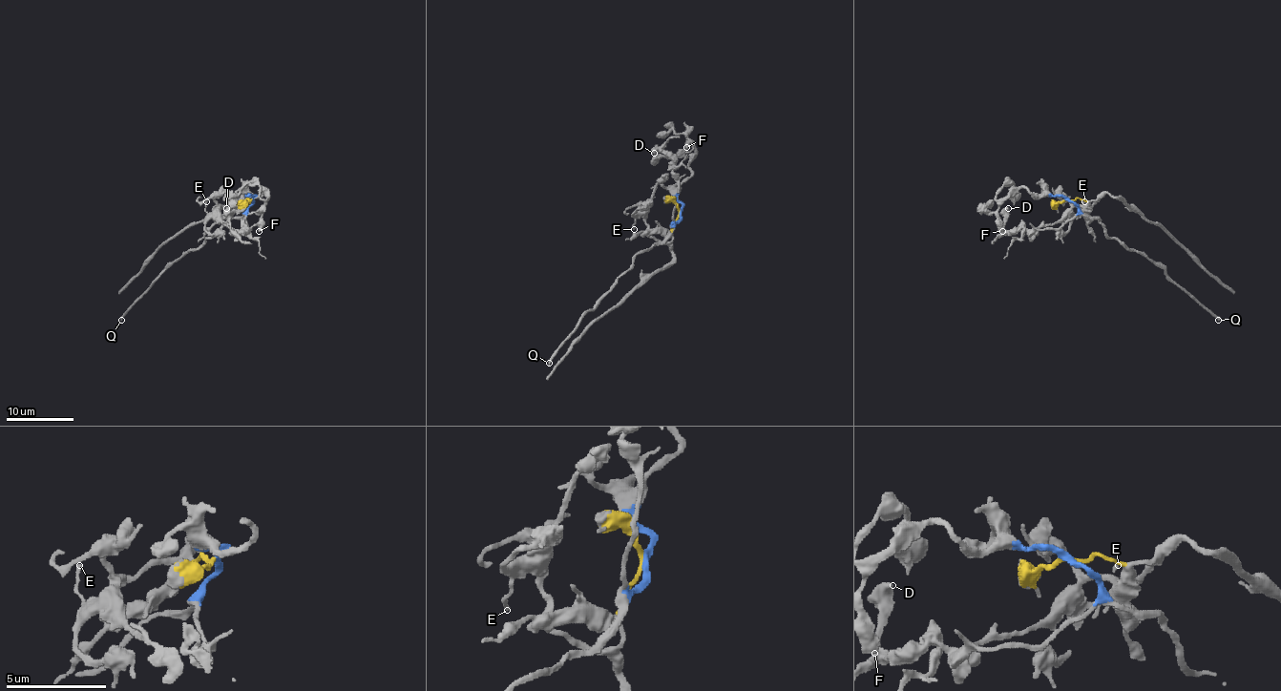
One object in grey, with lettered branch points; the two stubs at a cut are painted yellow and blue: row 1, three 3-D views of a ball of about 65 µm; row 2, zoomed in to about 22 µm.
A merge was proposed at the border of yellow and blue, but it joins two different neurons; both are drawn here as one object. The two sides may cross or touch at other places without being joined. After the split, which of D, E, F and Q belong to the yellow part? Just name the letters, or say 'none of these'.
E

